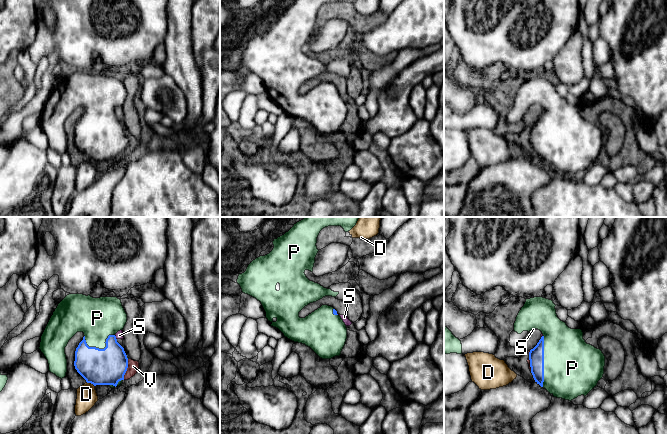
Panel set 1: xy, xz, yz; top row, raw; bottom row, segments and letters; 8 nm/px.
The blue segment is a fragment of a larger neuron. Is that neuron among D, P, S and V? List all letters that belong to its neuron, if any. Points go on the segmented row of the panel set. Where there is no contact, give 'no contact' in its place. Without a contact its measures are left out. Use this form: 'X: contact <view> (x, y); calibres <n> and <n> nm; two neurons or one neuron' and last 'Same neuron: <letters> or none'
D: contact xy (90, 382); calibres 300 and 160 nm; two neurons
P: contact yz (543, 361); calibres 130 and 460 nm; one neuron
S: contact xy (115, 337); calibres 300 and 60 nm; two neurons
V: contact xy (126, 369); calibres 300 and 90 nm; two neurons
Same neuron: P

